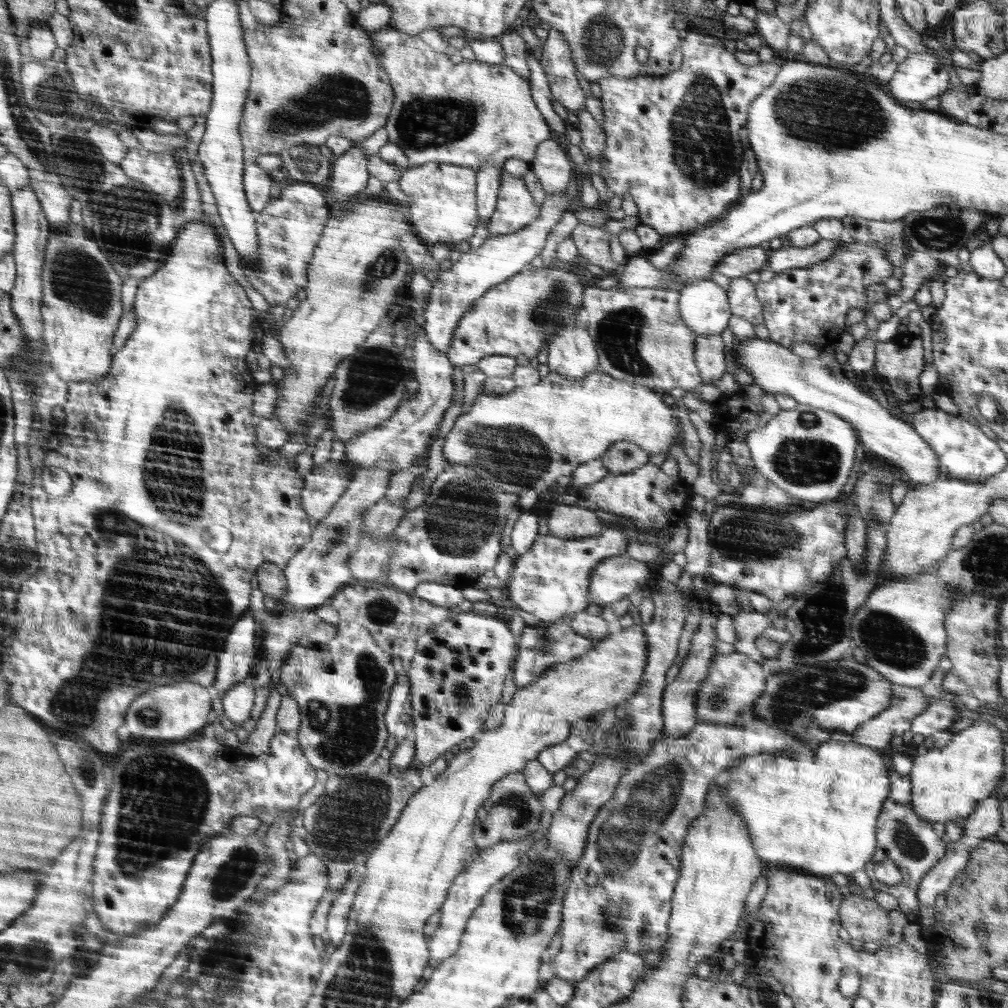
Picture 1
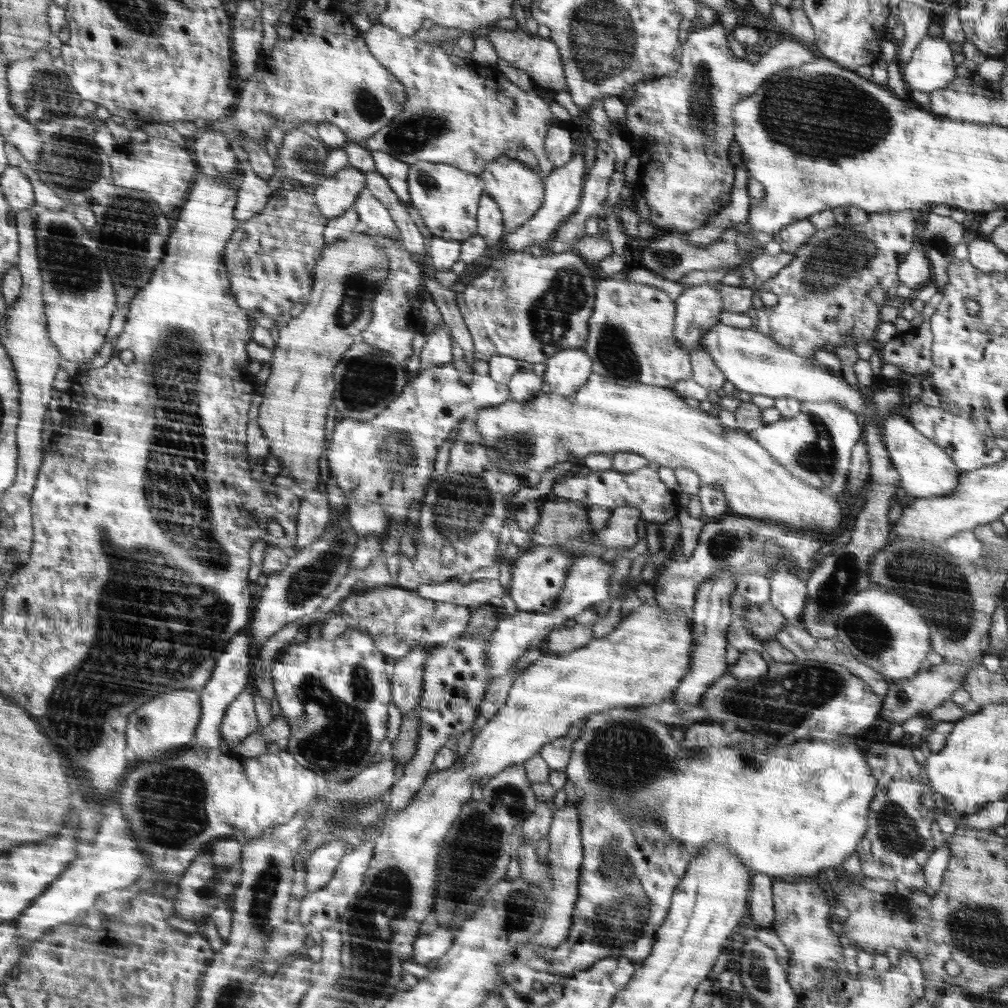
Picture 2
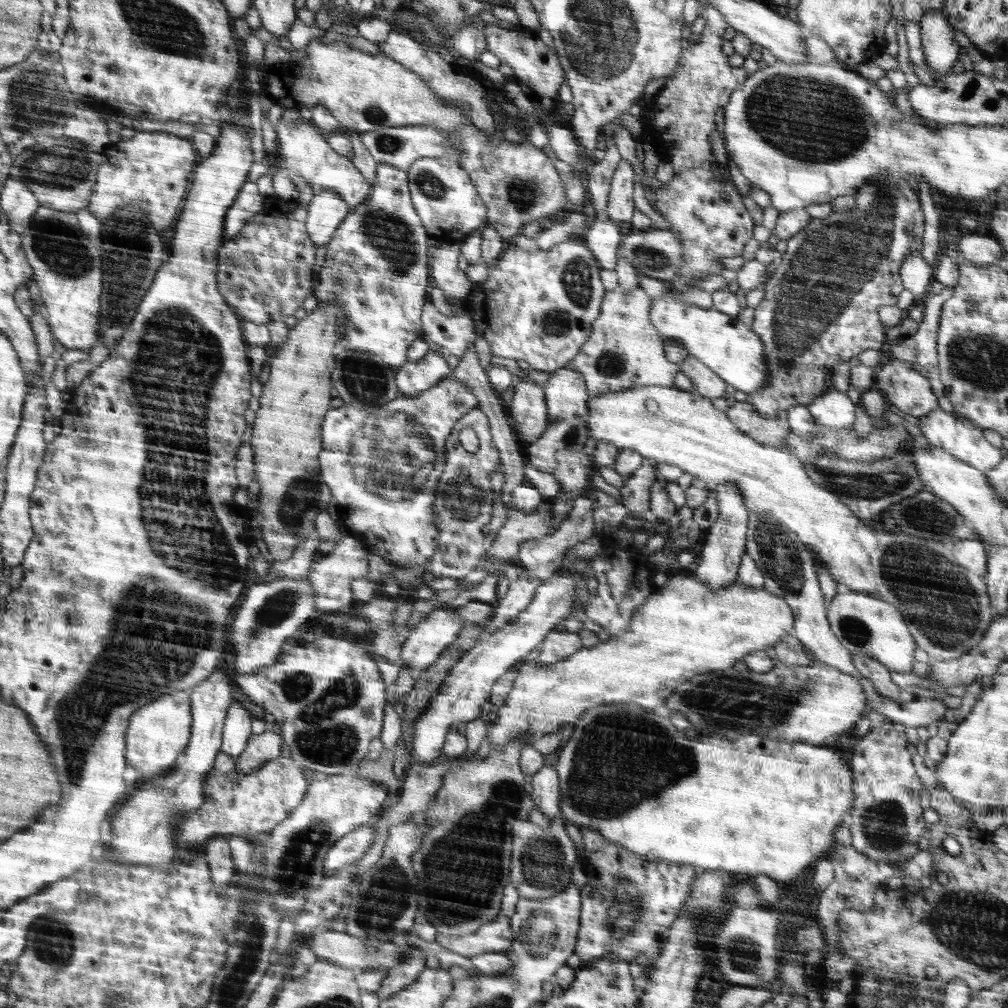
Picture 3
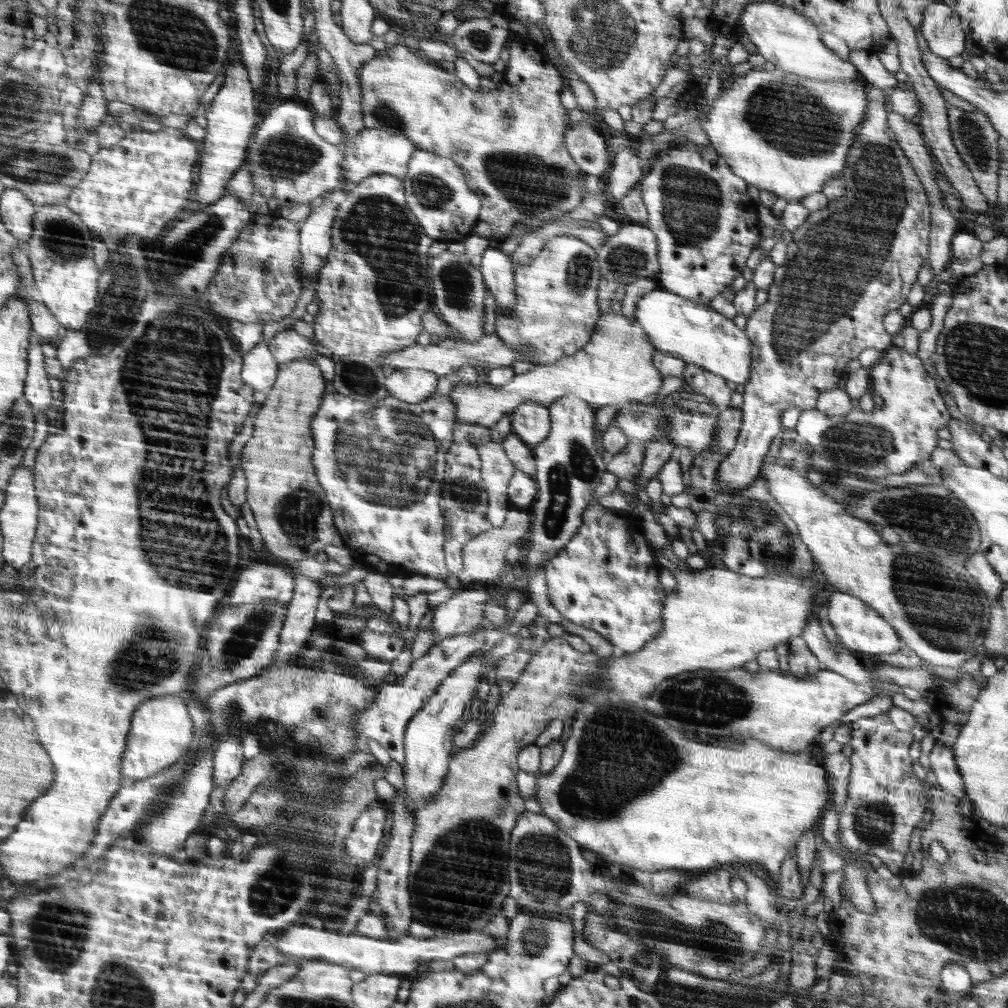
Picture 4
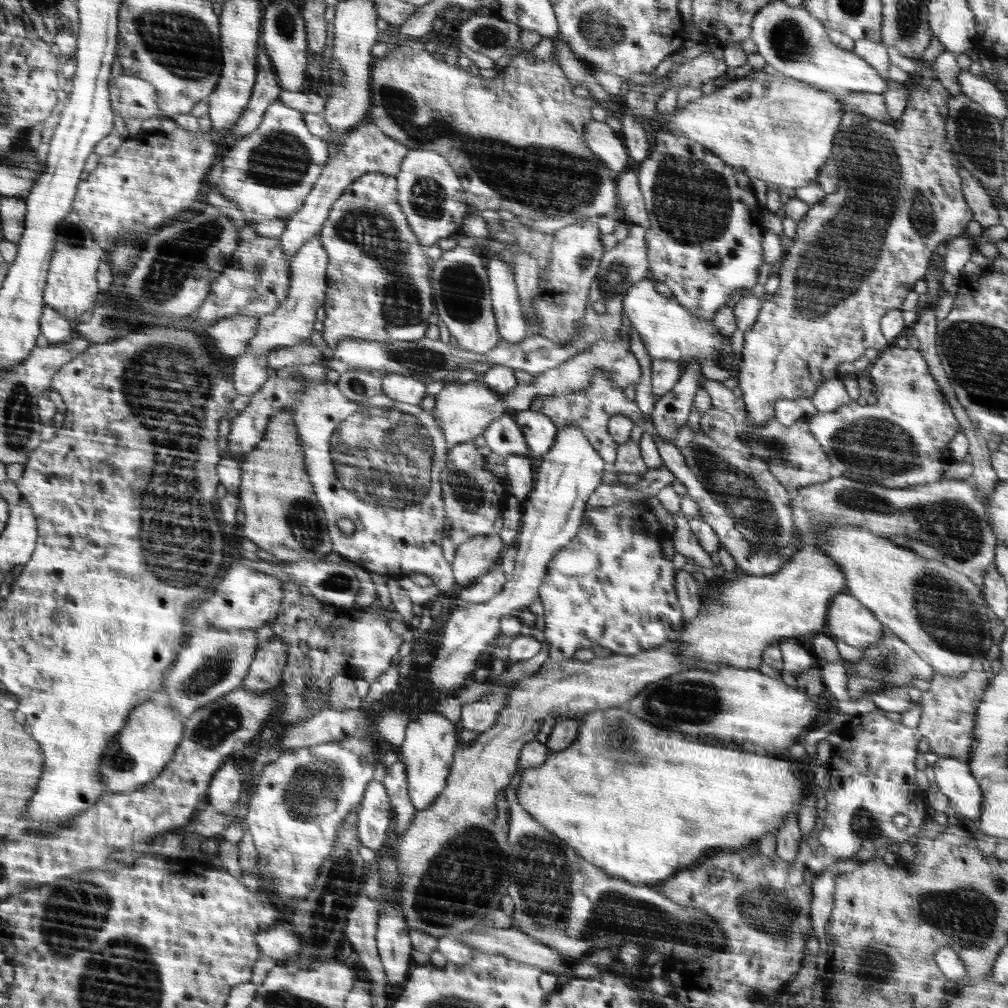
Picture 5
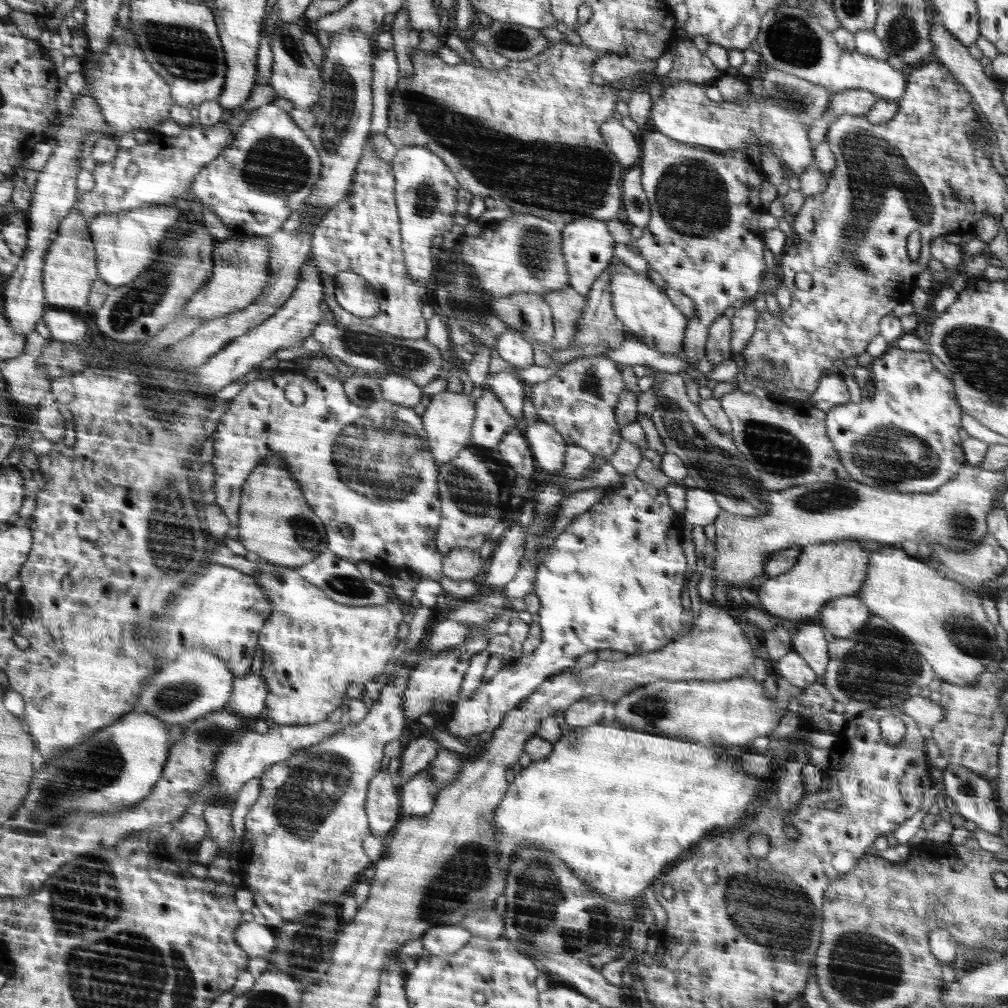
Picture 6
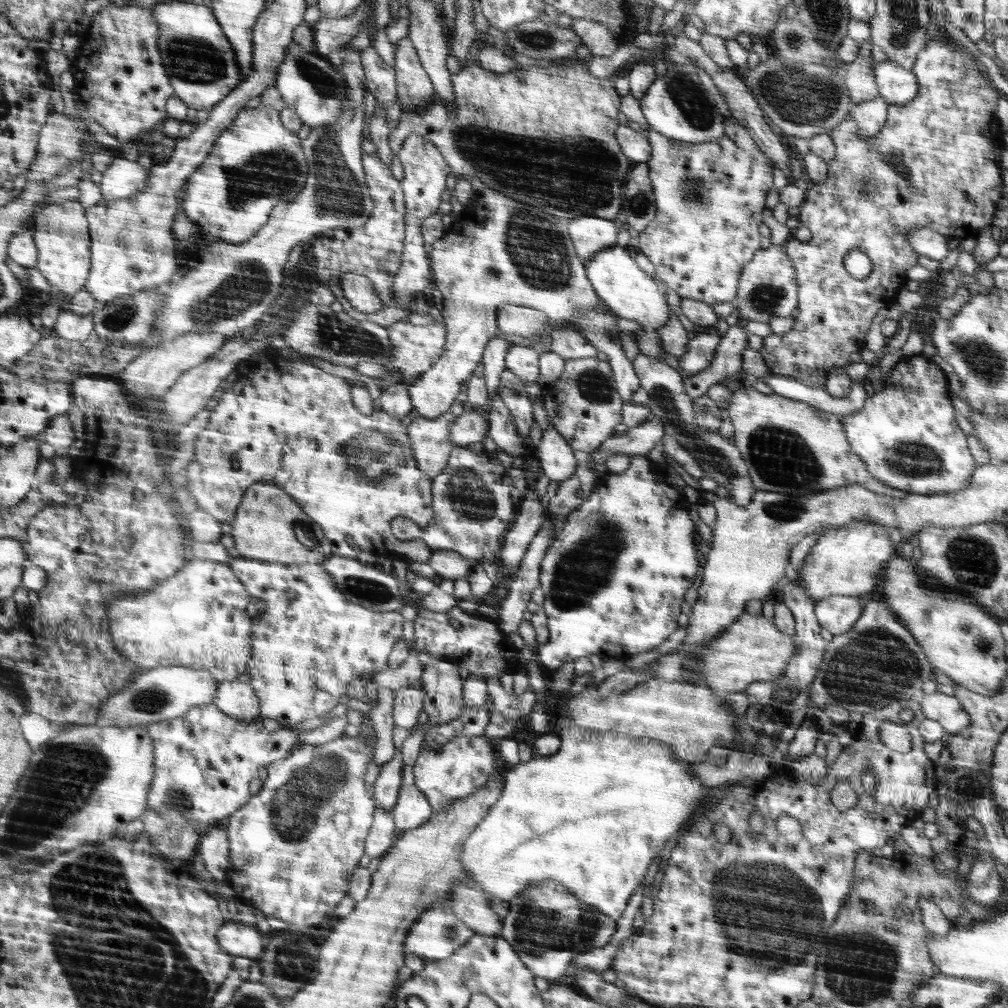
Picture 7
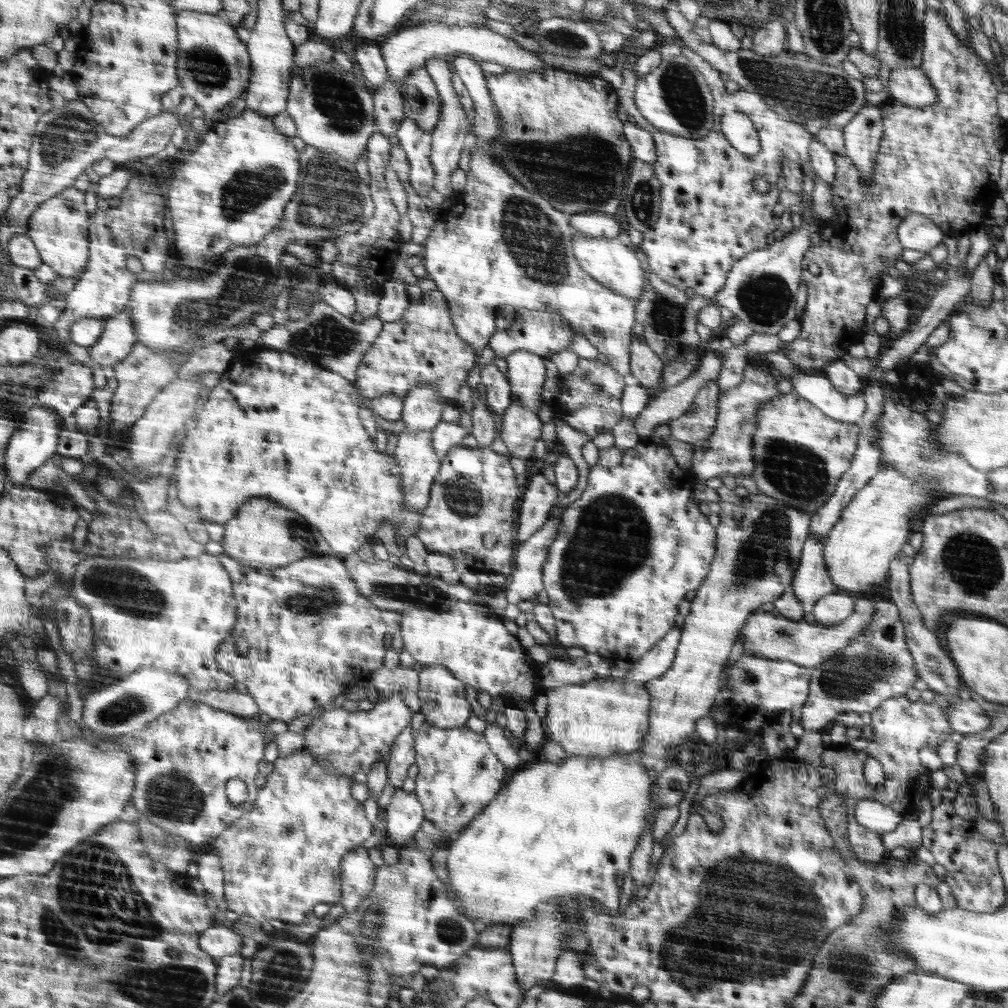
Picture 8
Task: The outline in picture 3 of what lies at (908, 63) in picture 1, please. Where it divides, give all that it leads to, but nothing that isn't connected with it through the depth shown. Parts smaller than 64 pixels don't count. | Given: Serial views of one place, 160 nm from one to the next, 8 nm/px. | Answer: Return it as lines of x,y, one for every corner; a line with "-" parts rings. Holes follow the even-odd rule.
942,8
926,11
919,22
921,28
921,45
925,56
925,65
939,74
950,71
958,60
960,46
954,40
952,30
946,24

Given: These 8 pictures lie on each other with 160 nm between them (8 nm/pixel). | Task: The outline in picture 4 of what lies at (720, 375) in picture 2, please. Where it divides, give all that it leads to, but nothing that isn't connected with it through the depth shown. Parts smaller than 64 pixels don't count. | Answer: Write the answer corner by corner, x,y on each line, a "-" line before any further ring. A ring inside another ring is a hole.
685,363
680,377
687,389
706,395
717,405
730,404
730,390
725,378
692,363

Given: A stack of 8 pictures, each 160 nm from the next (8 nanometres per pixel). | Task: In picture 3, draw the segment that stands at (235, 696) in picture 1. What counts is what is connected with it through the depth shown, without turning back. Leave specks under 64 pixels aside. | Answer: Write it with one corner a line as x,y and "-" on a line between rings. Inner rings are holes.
233,701
226,712
221,751
228,756
232,756
235,760
246,748
248,739
252,735
251,724
254,722
254,718
250,713
238,701

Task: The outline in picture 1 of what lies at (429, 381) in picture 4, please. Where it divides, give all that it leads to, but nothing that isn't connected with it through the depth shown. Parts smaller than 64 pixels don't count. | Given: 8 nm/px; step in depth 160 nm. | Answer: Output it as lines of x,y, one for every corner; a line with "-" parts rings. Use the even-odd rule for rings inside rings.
566,191
558,195
550,195
550,197
546,195
541,214
525,229
513,234
490,237
480,248
462,253
459,260
454,262
448,270
439,273
438,278
432,283
432,292
426,307
423,325
426,336
435,349
445,354
453,332
464,314
474,307
474,301
478,301
492,286
508,280
525,267
529,267
530,262
540,254
548,242
548,236
552,234
552,228
558,224
562,214
568,212
570,208
568,198
564,194

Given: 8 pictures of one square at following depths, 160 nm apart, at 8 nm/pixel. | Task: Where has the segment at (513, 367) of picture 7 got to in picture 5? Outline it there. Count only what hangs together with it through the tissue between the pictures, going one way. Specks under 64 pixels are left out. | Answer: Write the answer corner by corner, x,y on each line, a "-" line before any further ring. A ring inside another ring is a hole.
489,255
485,263
499,335
506,342
518,344
528,336
528,326
518,300
516,276
498,255

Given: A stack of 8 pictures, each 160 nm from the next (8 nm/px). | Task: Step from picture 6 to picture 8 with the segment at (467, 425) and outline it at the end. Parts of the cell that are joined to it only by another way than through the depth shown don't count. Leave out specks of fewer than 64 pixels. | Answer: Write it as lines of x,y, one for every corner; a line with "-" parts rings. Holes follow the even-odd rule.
403,430
398,435
398,444
393,457
401,470
403,480
403,490
405,491
405,506
403,506
403,509
421,514
429,505
432,488
436,484
437,474
441,468
441,459
433,448
433,434
431,431
415,433

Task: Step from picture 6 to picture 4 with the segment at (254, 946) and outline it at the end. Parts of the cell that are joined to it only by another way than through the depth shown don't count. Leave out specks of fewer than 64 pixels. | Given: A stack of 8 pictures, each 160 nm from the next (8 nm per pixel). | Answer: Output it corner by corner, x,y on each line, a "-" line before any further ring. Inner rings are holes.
290,926
284,930
284,934
278,936
276,948
290,956
292,960
328,960
338,962
351,969
361,970
365,975
388,973
391,975
413,974
418,966
426,966
430,960
452,960
455,956
466,953
492,952
494,948
506,944
506,940
492,940
482,930
474,932
462,932
454,936
442,936
442,938
419,939
408,934
400,940
386,940
370,938
356,934
334,934
326,932
314,926

